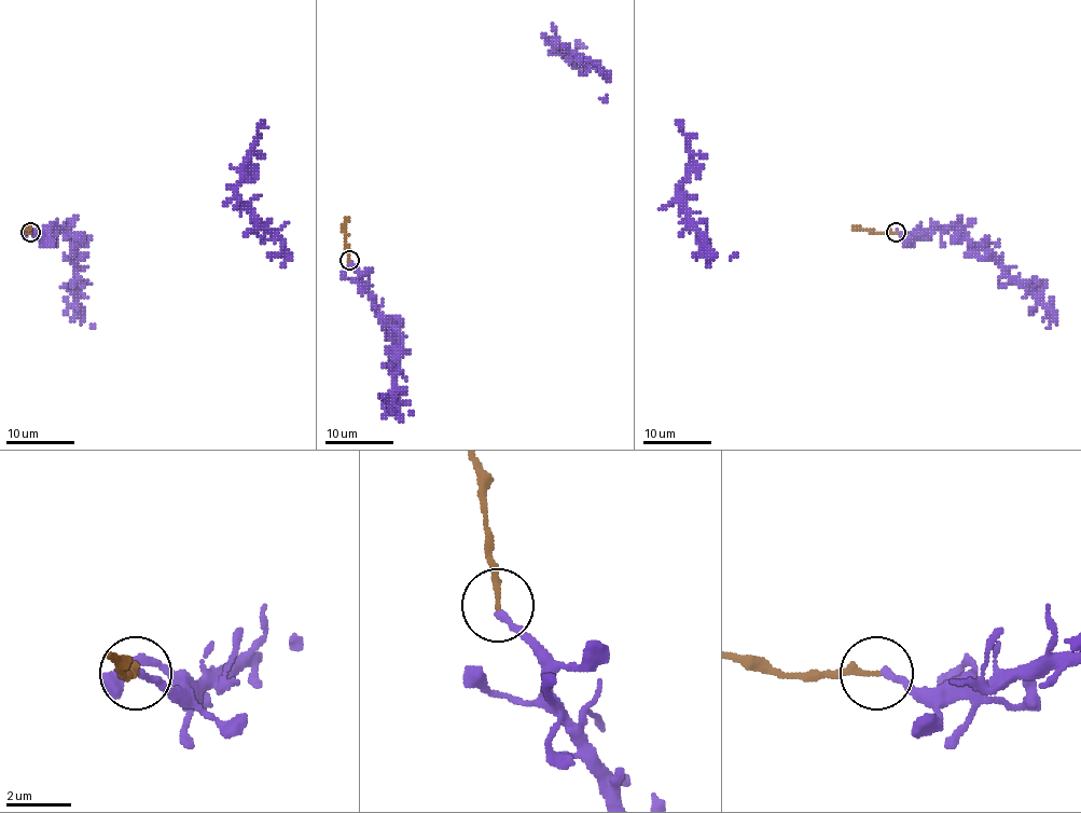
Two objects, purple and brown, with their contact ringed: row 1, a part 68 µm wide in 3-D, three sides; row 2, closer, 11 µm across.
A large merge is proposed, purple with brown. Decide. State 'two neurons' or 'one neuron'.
two neurons

